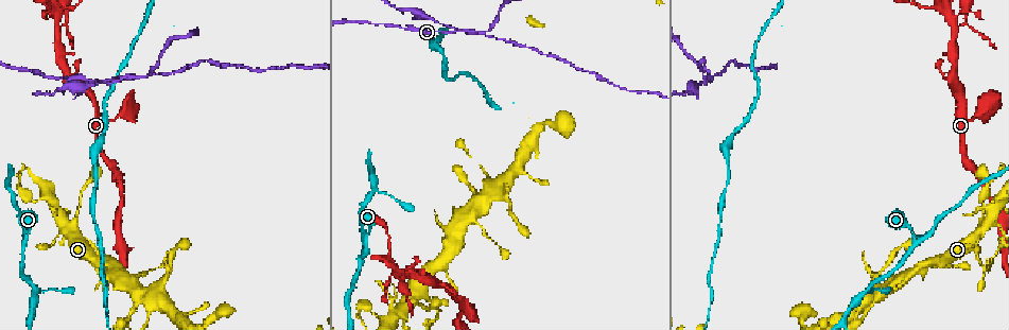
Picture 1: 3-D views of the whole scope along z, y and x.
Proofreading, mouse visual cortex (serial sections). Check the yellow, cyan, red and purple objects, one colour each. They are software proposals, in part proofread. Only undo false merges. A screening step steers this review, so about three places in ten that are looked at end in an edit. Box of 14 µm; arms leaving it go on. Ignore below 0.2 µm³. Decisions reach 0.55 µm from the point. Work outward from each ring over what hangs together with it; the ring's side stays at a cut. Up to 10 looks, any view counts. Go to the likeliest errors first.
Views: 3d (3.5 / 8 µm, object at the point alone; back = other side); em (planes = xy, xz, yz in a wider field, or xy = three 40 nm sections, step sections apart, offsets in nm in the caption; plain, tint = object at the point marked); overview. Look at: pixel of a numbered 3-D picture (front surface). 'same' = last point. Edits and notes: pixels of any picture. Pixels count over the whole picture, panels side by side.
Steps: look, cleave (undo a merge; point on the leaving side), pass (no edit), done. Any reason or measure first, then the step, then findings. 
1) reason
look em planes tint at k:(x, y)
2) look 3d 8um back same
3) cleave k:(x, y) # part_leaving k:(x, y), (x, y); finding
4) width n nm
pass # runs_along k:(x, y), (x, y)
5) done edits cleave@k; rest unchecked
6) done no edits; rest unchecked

branch point
look 3d 3.5um at 1:(953, 30)

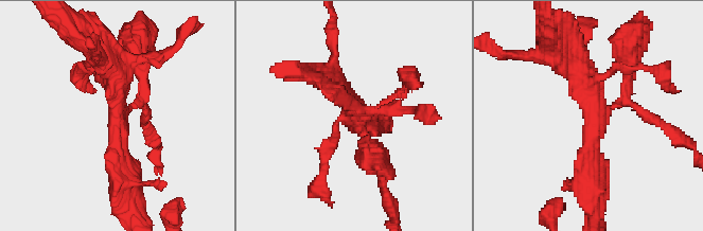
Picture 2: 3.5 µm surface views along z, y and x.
look em planes tint at 2:(596, 112)

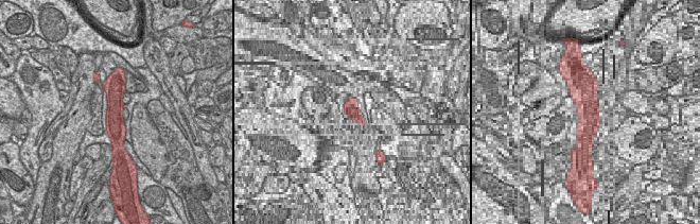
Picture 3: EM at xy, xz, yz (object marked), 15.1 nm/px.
pass # runs_along 3:(118, 76), (115, 84), (115, 144); all the same cell

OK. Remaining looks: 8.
three arms meet
look 3d 3.5um at 1:(913, 234)

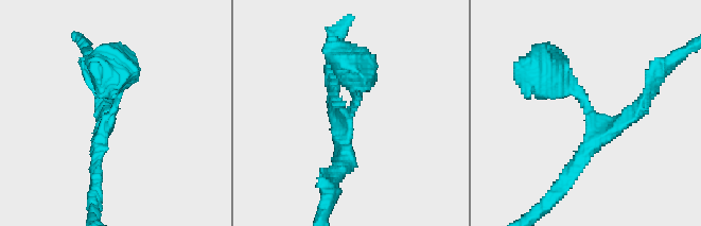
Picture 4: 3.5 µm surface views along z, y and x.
pass # runs_along 4:(115, 72), (118, 96), (94, 177); all the same cell

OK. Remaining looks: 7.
look 3d 3.5um at 1:(115, 80)

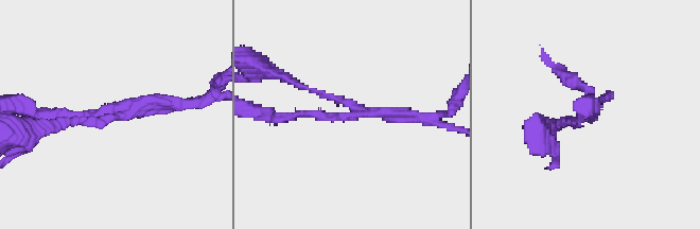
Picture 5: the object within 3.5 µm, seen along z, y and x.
need the tissue
look em xy step 2 tint at 5:(119, 112)

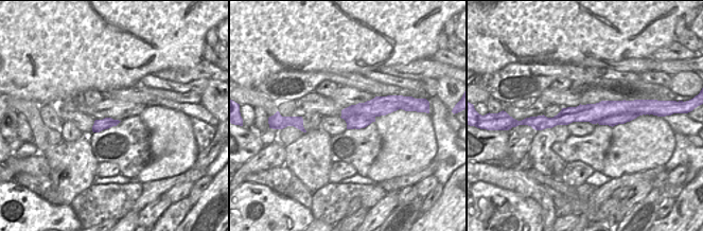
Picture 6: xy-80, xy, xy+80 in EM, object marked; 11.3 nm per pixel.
cleave 5:(75, 121) # part_leaving 5:(424, 119), (454, 127); two cells meet here

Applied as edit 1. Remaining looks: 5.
sudden change in width
look 3d 8um at 1:(978, 258)

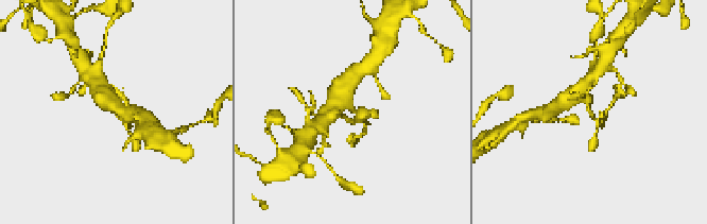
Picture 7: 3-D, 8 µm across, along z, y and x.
closer look
look 3d 3.5um at 7:(590, 112)

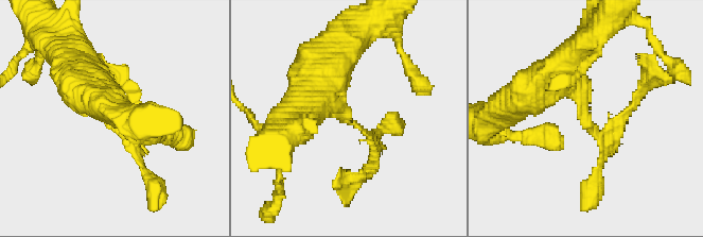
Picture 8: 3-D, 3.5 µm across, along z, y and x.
pass # runs_along 8:(320, 83), (339, 116), (366, 132), (372, 165); one cell here

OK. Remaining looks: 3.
done edits cleave@5; rest unchecked

